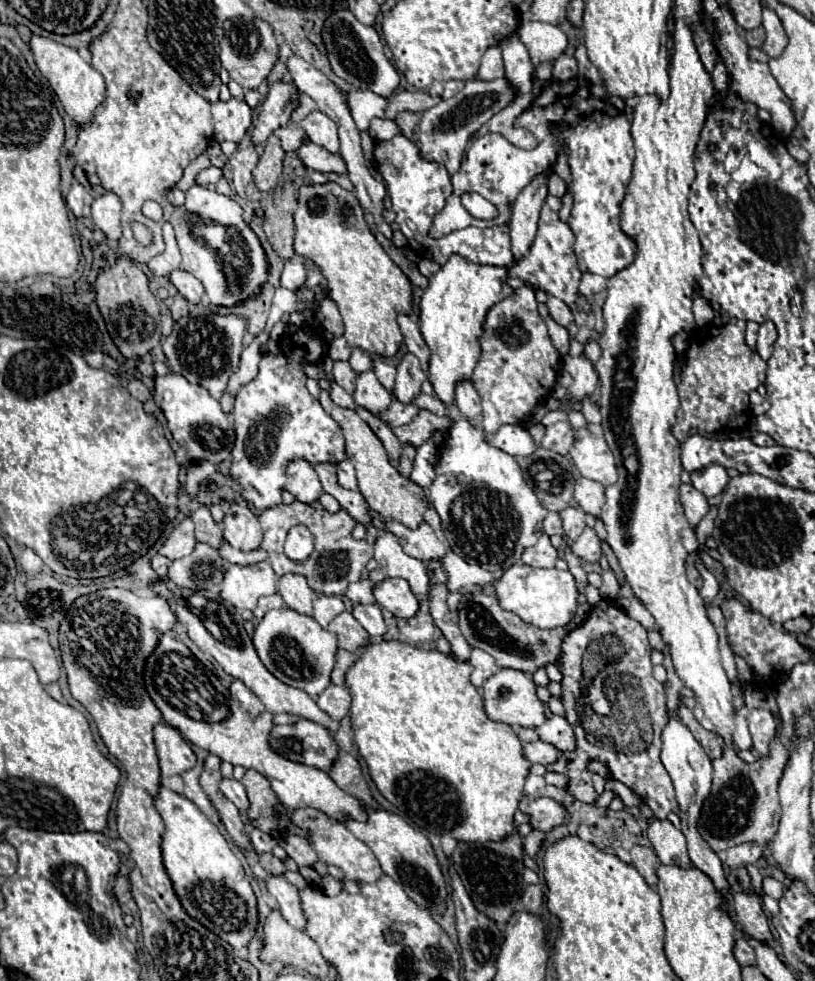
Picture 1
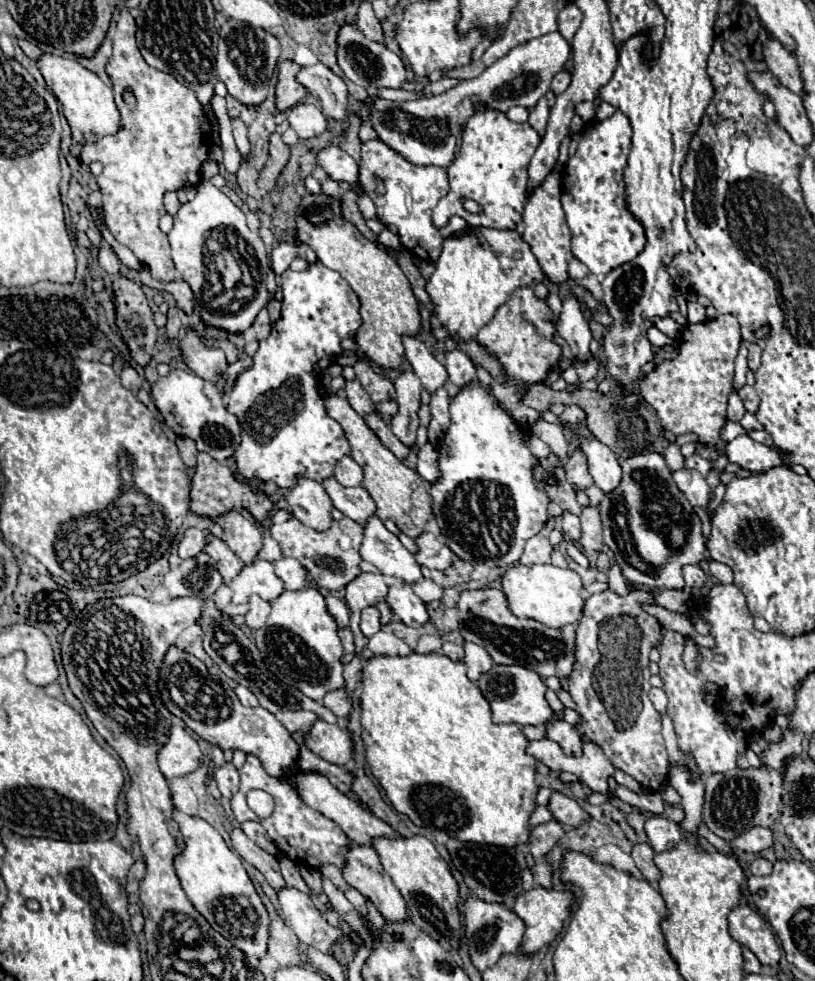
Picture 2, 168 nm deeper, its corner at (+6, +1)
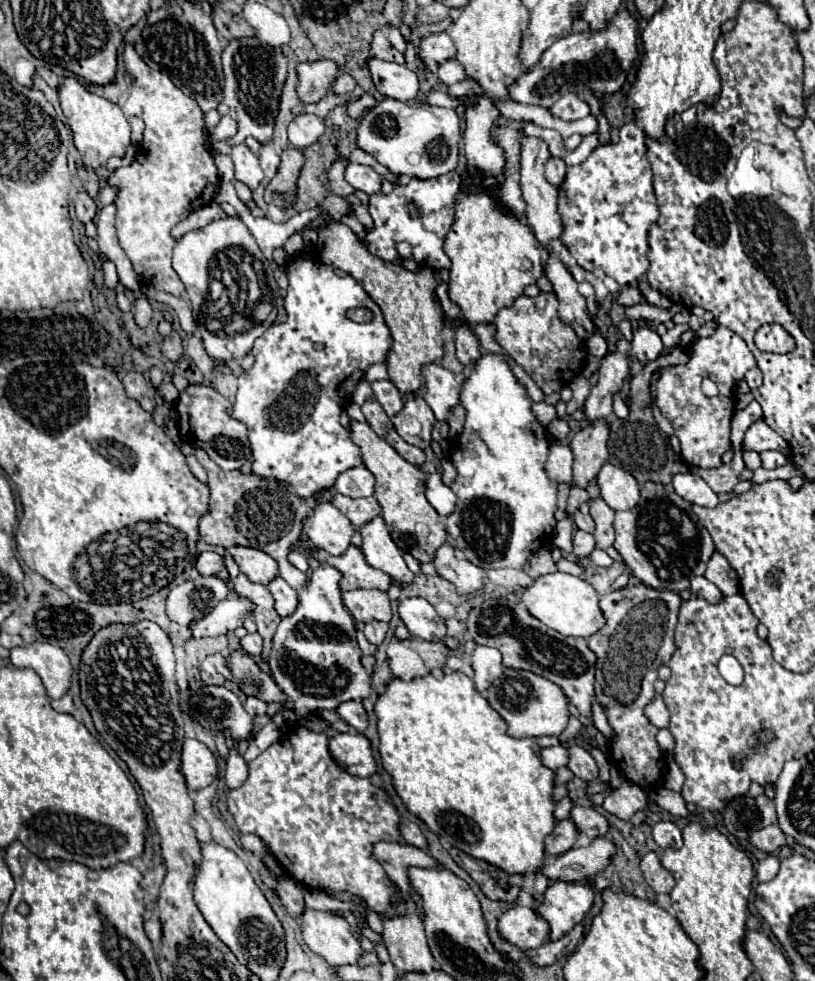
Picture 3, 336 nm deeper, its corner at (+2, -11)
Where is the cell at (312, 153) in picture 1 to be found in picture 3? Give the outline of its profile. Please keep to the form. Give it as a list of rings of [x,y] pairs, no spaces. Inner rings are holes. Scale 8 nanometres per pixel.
[[[347,164],[347,168],[345,168],[345,180],[347,180],[355,190],[363,190],[363,192],[367,192],[367,194],[379,194],[379,192],[381,192],[383,176],[377,174],[371,166]]]

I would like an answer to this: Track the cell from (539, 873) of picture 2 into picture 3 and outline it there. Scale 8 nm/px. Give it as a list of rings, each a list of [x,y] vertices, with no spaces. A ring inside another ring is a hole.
[[[595,838],[585,848],[571,848],[565,854],[553,858],[543,868],[543,874],[549,880],[585,880],[611,864],[615,856],[615,844],[607,838]]]

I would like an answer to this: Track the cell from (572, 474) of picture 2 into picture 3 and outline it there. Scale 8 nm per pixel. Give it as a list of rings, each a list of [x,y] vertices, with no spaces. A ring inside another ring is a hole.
[[[595,420],[573,436],[571,448],[575,454],[575,464],[573,464],[575,486],[585,488],[589,480],[595,478],[601,466],[607,462],[609,458],[607,438],[609,438],[607,420]]]

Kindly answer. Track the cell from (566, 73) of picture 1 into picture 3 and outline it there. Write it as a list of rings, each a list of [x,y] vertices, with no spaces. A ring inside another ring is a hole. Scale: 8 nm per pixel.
[[[567,94],[563,98],[559,98],[551,108],[549,112],[561,120],[579,120],[579,118],[585,118],[589,114],[589,106],[579,100],[579,96],[575,94]]]

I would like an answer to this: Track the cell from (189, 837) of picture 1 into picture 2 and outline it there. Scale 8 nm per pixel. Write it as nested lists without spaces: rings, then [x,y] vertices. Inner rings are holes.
[[[175,808],[173,820],[179,824],[185,842],[185,848],[173,858],[173,866],[191,904],[223,938],[227,938],[243,954],[257,958],[265,956],[269,918],[251,878],[243,868],[241,858],[229,850],[221,834],[203,818],[189,816]]]

